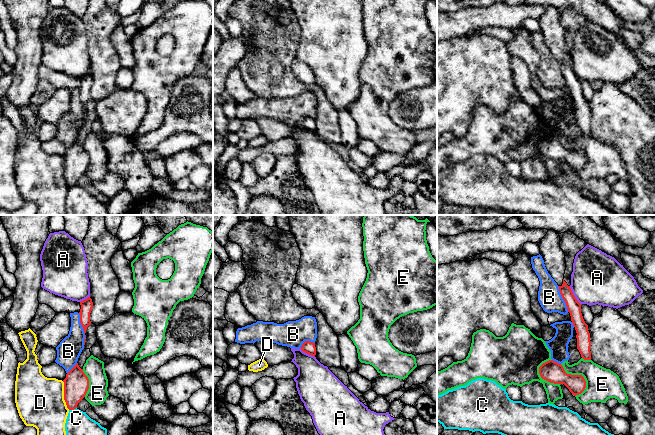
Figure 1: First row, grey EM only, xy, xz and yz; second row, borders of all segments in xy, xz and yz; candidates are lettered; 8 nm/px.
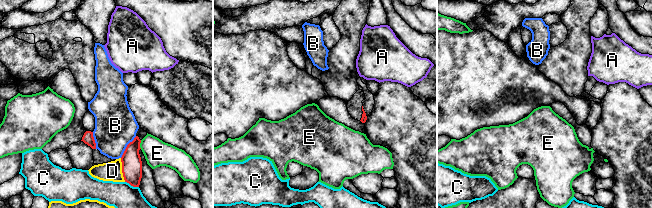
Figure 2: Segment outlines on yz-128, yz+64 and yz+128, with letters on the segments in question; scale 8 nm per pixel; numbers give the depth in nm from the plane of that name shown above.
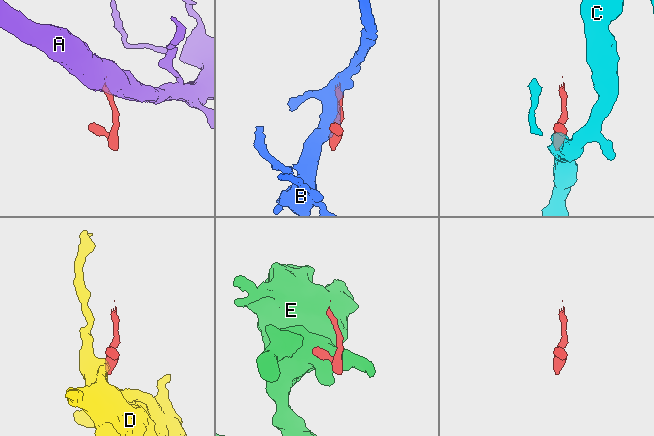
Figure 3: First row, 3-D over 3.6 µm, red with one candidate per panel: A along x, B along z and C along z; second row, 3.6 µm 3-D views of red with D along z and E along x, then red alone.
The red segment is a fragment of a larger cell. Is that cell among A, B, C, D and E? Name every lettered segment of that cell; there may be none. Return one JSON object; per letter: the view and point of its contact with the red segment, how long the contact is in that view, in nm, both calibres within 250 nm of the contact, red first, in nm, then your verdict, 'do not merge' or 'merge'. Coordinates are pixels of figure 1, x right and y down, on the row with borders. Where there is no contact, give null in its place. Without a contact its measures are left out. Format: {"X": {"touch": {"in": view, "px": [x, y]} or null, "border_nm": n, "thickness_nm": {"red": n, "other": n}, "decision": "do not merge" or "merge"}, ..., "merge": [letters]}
{"A": {"touch": {"in": "yz", "px": [573, 295]}, "border_nm": 180, "thickness_nm": {"red": 110, "other": 420}, "decision": "do not merge"}, "B": {"touch": {"in": "yz", "px": [563, 299]}, "border_nm": 220, "thickness_nm": {"red": 110, "other": 190}, "decision": "do not merge"}, "C": {"touch": {"in": "xy", "px": [72, 409]}, "border_nm": 70, "thickness_nm": {"red": 200, "other": 190}, "decision": "do not merge"}, "D": {"touch": {"in": "xy", "px": [64, 395]}, "border_nm": 240, "thickness_nm": {"red": 200, "other": 380}, "decision": "do not merge"}, "E": {"touch": {"in": "yz", "px": [579, 375]}, "border_nm": 300, "thickness_nm": {"red": 170, "other": 260}, "decision": "do not merge"}, "merge": []}

